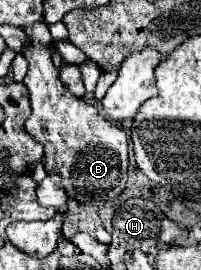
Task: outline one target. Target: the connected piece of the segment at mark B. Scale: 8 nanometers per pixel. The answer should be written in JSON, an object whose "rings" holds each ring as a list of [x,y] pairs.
{"rings":[[[43,19],[37,21],[37,25],[23,27],[23,31],[27,33],[23,57],[29,61],[29,71],[23,83],[33,107],[25,129],[45,147],[45,171],[49,175],[59,173],[69,199],[75,199],[77,203],[107,201],[119,195],[127,181],[125,131],[117,123],[105,119],[95,105],[71,95],[71,91],[61,83],[59,69],[63,67],[63,57],[53,49],[53,37]]]}

